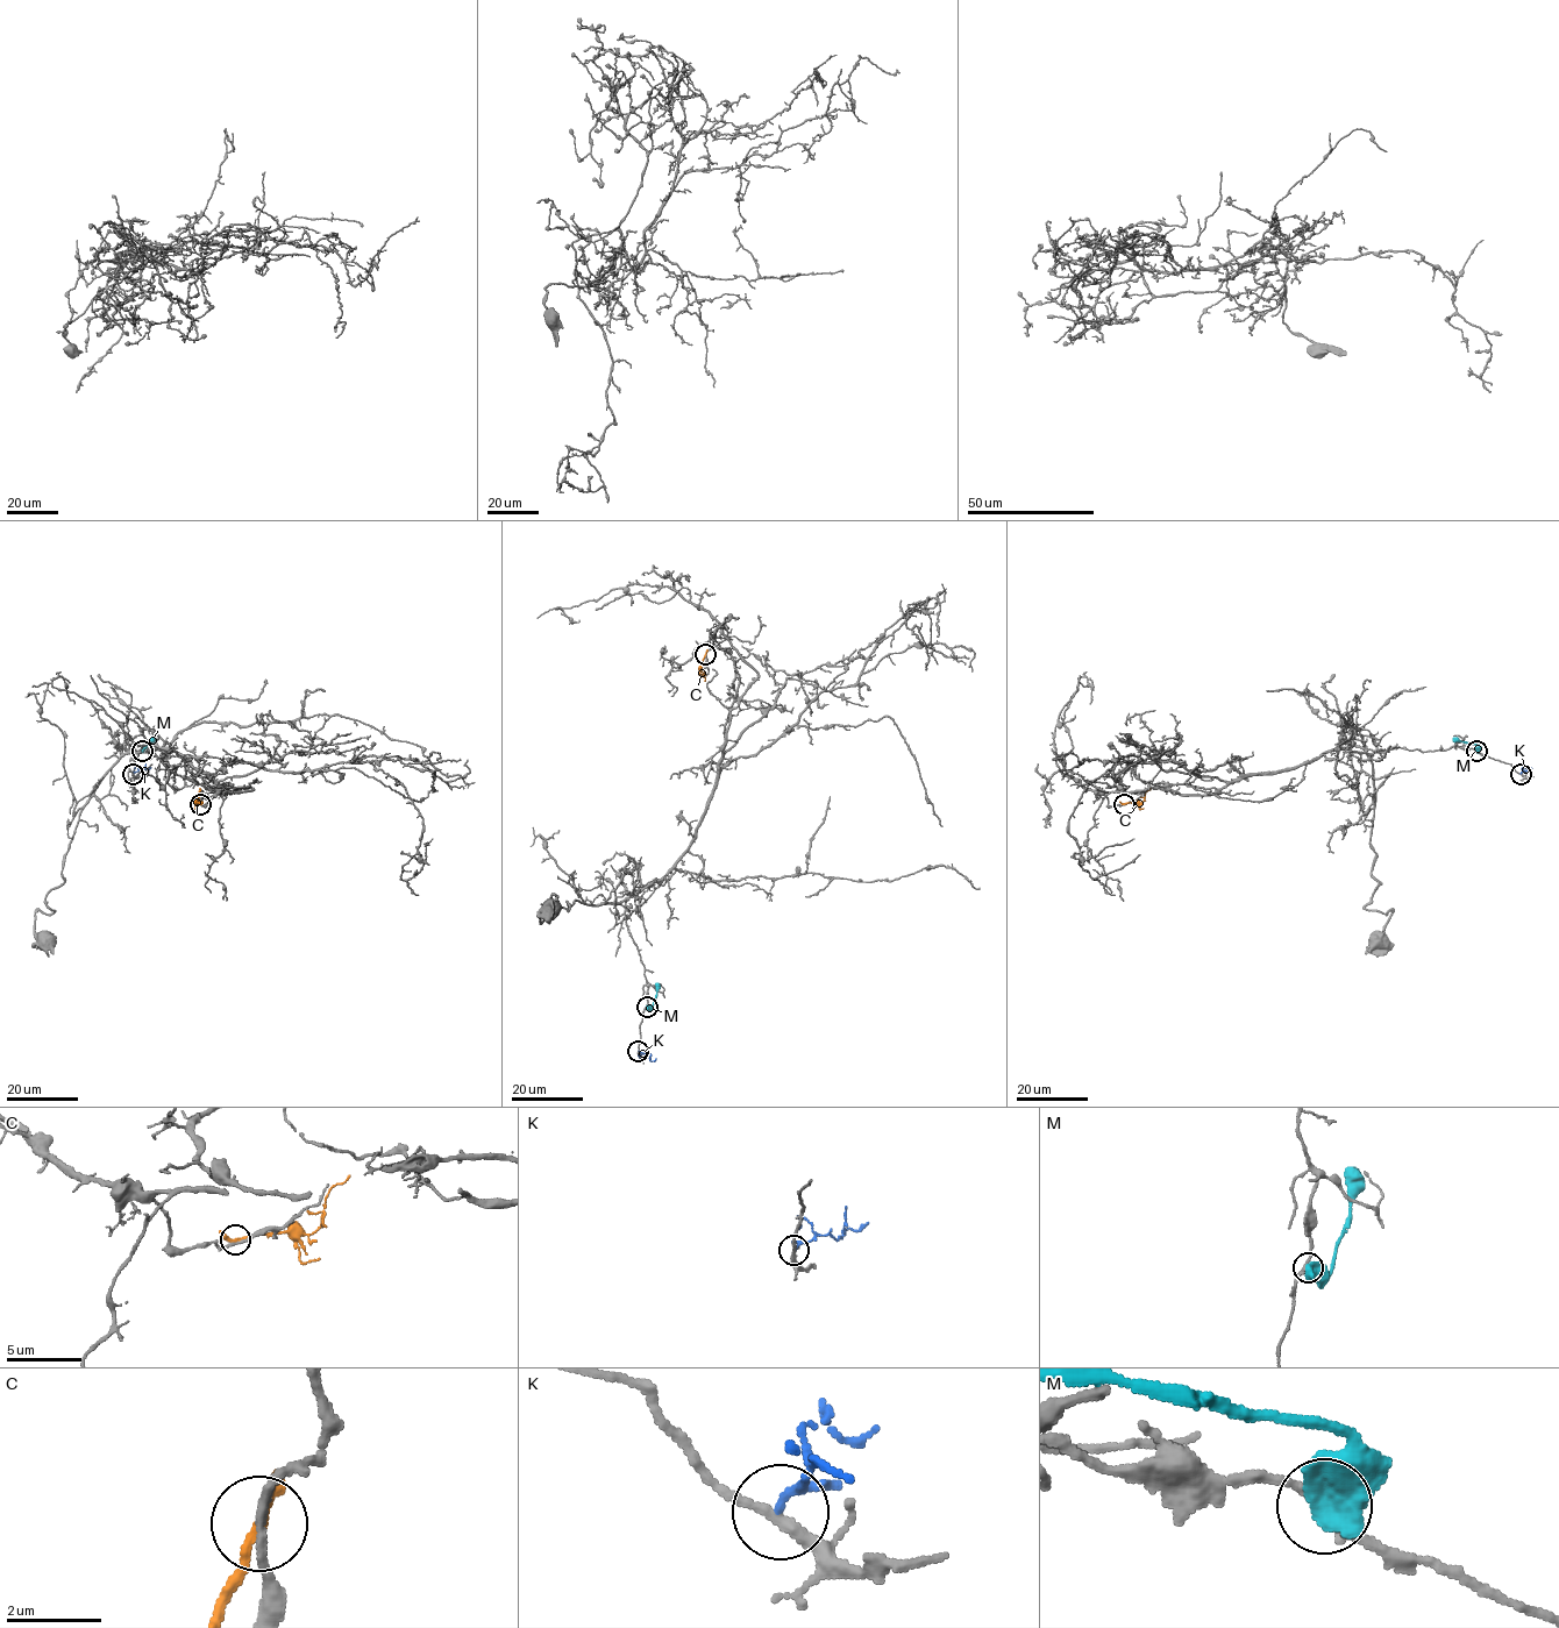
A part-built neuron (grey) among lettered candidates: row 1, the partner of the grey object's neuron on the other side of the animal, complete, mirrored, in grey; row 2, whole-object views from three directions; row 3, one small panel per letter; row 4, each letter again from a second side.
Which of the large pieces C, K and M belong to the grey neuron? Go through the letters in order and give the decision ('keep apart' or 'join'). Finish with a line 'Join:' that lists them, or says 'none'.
C: keep apart
K: keep apart
M: keep apart
Join: none

